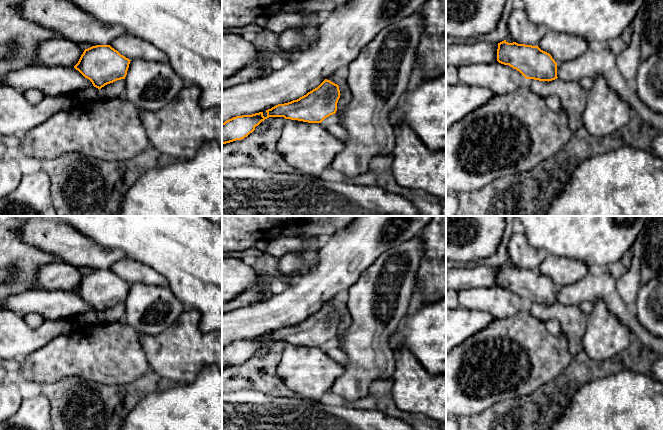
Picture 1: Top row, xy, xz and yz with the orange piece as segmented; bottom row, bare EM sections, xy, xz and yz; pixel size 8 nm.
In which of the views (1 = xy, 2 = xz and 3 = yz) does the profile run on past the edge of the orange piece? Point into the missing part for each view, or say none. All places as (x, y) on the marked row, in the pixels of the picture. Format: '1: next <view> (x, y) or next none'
1: next none
2: next none
3: next none

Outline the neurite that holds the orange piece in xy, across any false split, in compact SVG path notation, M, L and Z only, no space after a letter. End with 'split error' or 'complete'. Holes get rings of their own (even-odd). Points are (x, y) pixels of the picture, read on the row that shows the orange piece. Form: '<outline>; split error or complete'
M96 45L84 50L74 68L101 89L125 79L130 61L110 45Z; complete

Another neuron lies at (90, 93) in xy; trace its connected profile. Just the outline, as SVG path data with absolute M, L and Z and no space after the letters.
M90 86L79 91L75 95L75 97L77 98L78 102L83 102L83 101L97 100L100 99L102 96L98 88Z

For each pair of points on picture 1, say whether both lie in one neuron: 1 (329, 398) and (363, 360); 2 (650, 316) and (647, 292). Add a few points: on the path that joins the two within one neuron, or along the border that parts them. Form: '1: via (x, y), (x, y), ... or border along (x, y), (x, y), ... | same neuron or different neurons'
1: border along (331, 390), (348, 400), (357, 399) | different neurons
2: via (650, 310), (650, 298) | same neuron

